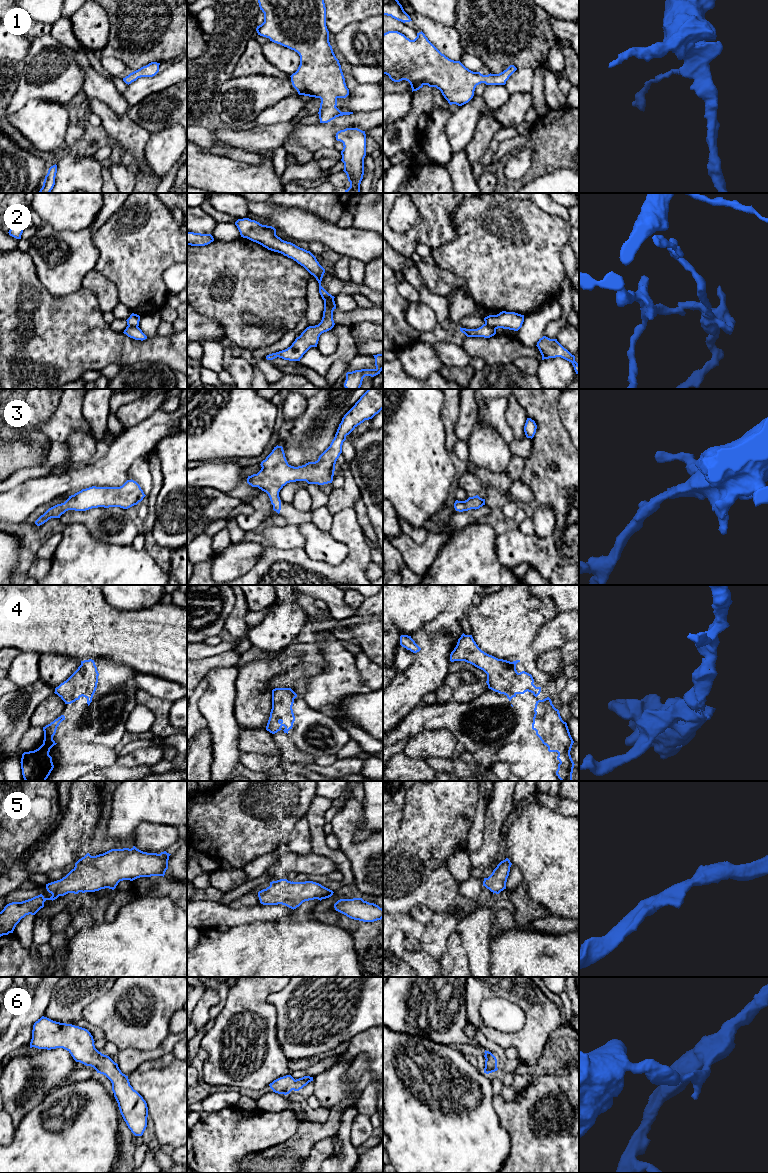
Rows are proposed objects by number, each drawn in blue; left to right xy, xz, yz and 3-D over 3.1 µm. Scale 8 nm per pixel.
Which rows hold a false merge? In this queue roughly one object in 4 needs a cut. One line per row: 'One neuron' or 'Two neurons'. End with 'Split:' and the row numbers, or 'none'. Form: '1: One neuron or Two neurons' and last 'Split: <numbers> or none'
1: One neuron
2: Two neurons
3: One neuron
4: One neuron
5: One neuron
6: One neuron
Split: 2

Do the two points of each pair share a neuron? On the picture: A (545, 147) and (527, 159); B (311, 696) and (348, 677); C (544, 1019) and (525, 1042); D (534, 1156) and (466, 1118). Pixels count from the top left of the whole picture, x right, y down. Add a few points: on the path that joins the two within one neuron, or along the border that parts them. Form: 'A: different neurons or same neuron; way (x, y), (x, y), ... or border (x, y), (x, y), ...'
A: different neurons; border (530, 148), (535, 154)
B: same neuron; way (320, 694), (339, 678)
C: same neuron; way (539, 1025), (531, 1036)
D: different neurons; border (500, 1120), (509, 1136), (509, 1153), (504, 1162)

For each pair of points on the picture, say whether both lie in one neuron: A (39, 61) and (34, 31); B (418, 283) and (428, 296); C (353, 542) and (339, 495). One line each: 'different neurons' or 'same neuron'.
A: different neurons
B: same neuron
C: different neurons

